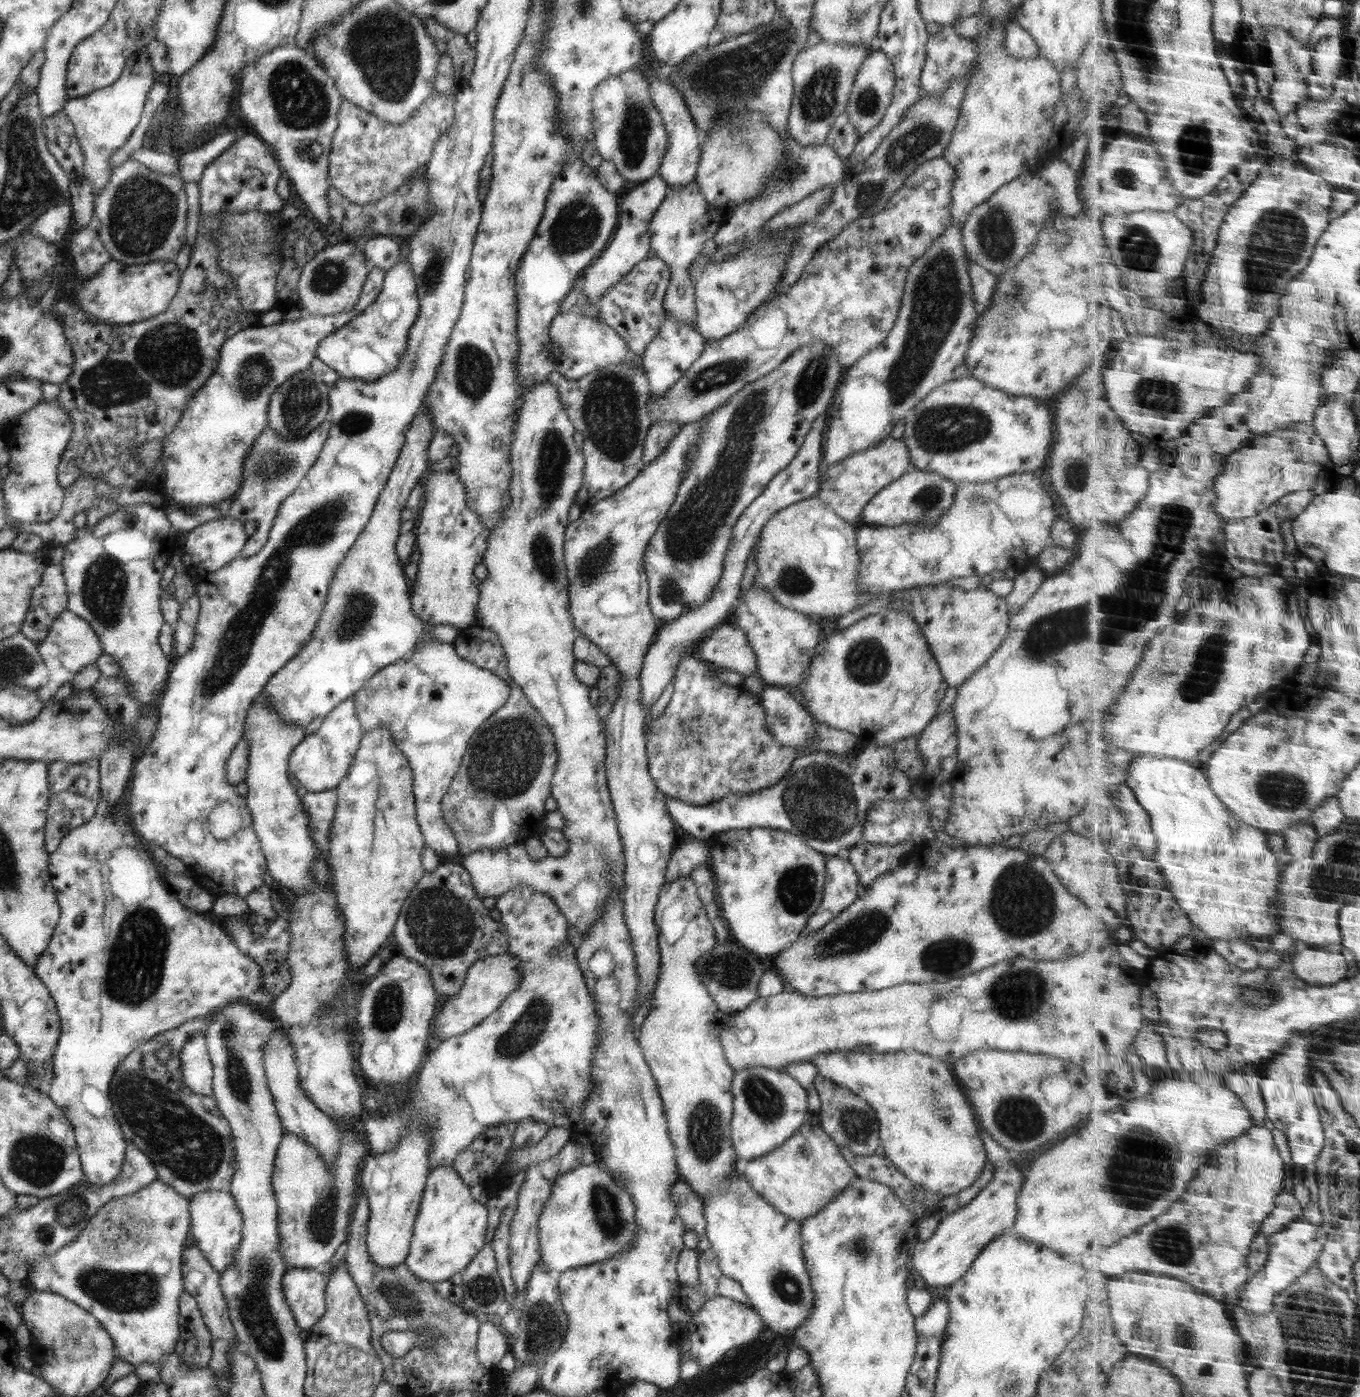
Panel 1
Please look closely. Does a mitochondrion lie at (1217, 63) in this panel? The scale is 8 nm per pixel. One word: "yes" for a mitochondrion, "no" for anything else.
no

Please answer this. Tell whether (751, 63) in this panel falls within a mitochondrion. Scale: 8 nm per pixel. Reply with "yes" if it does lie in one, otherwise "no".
yes

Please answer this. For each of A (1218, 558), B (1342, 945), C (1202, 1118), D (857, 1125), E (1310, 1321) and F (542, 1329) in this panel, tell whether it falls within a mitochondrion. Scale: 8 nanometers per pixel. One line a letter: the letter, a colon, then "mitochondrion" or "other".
A: other
B: other
C: other
D: mitochondrion
E: mitochondrion
F: mitochondrion

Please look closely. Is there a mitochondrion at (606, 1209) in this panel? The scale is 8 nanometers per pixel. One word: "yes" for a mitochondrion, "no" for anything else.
yes

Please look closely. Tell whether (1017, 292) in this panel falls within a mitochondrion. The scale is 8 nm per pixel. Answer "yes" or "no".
yes

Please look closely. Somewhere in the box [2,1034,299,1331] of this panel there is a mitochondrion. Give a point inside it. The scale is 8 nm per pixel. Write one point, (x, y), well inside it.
(183, 1141)

